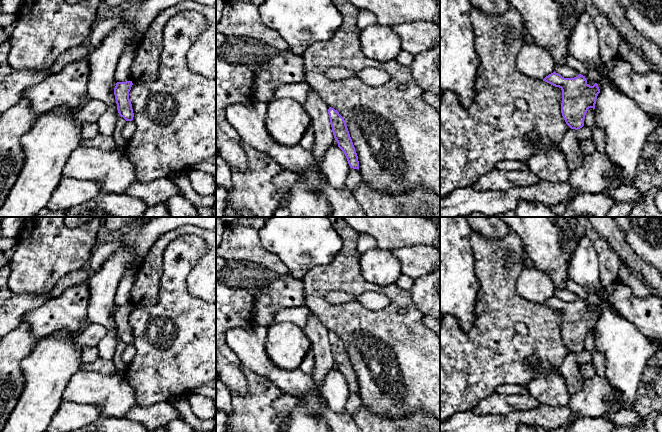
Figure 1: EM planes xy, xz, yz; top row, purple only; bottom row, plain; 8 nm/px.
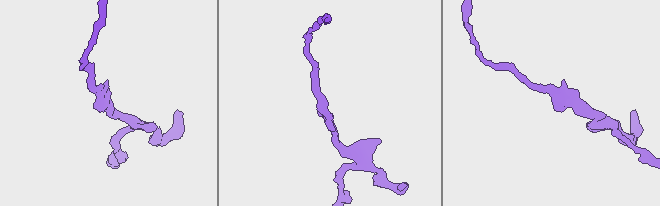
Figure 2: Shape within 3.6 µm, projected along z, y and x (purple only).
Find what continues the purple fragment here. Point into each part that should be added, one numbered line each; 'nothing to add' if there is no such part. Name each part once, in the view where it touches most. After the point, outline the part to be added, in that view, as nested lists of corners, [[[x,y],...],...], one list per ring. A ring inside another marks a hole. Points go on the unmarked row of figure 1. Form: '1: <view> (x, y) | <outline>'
nothing to add

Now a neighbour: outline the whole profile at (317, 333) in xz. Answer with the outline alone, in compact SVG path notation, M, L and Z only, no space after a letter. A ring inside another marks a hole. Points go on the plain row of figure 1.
M310 311L304 330L311 341L315 356L314 369L310 375L315 392L321 396L321 382L324 375L333 369L334 359L328 338L329 330Z

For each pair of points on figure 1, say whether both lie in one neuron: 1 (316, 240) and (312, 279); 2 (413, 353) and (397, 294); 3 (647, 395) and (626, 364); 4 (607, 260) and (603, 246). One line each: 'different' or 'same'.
1: different
2: same
3: different
4: same

